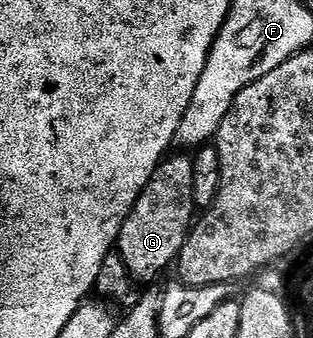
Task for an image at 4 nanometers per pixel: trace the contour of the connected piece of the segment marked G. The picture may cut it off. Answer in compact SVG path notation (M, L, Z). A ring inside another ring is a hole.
M189 156L173 157L166 157L151 176L117 238L116 253L120 254L123 264L127 264L127 272L137 284L156 283L153 281L176 263L189 231L195 225L193 160Z

